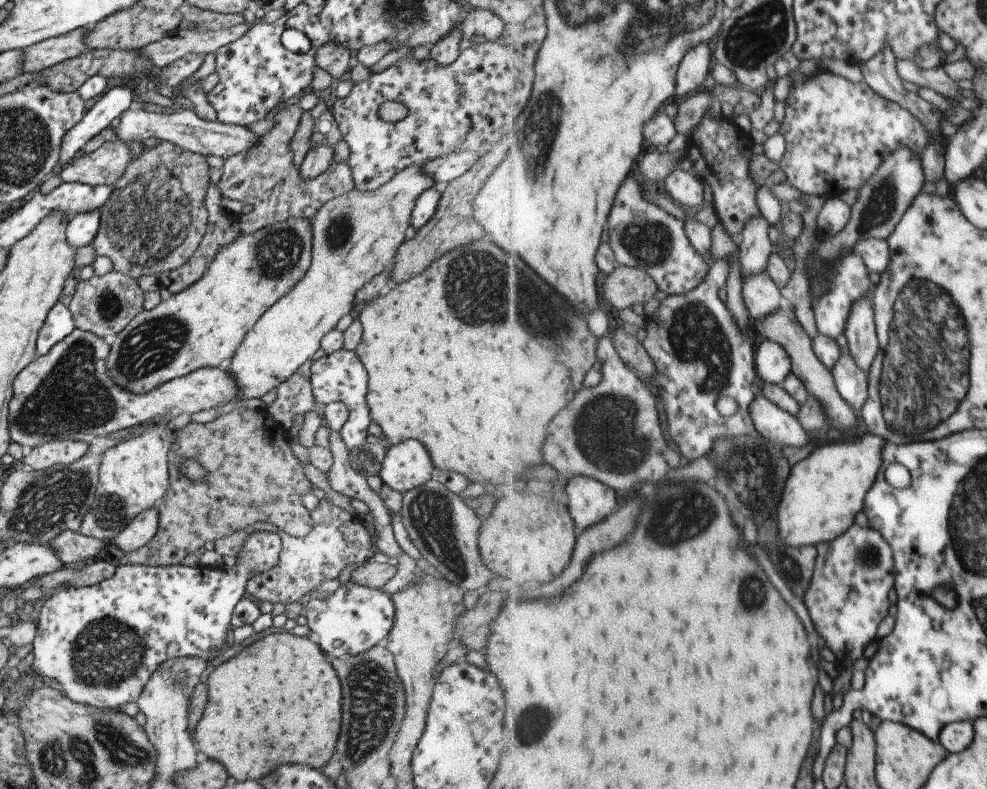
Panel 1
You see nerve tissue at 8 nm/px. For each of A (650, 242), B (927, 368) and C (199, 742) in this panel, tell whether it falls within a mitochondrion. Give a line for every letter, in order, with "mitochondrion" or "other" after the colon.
A: mitochondrion
B: mitochondrion
C: other

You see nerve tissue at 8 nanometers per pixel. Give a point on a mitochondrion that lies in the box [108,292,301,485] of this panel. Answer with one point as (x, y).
(151, 346)

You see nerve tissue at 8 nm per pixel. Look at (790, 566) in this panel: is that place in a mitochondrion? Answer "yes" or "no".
yes

